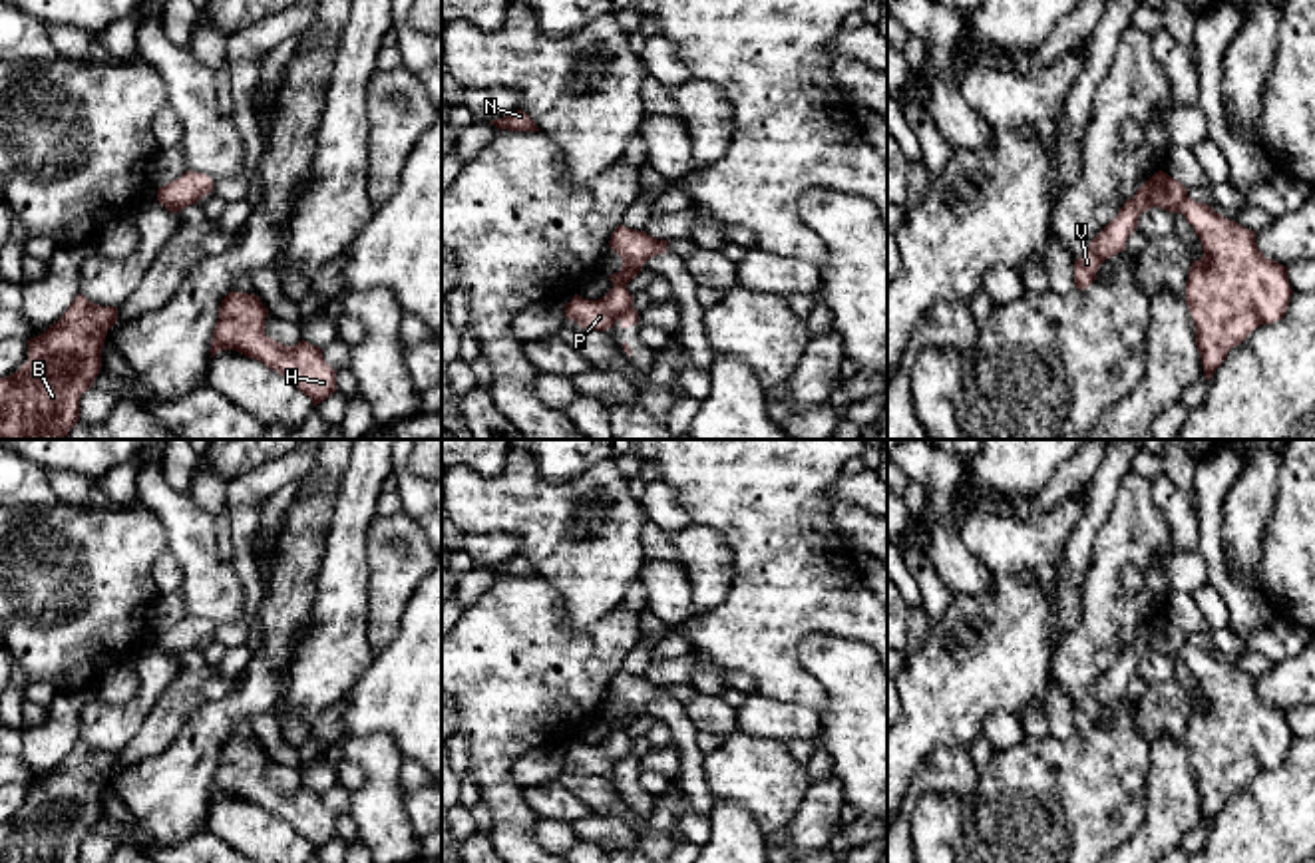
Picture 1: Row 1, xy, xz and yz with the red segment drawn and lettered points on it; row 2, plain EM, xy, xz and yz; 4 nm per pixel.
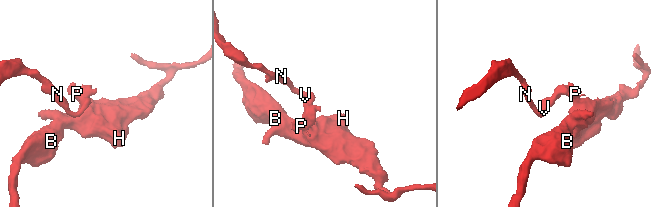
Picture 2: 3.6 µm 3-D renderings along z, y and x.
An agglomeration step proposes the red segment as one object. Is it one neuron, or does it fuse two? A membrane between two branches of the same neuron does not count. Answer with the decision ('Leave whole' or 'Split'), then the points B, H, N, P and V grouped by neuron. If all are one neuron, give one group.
Split. Groups: B H P / N V

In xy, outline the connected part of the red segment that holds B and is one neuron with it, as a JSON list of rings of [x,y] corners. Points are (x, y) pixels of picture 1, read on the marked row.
[[[78,294],[64,316],[44,334],[30,338],[28,362],[0,378],[0,439],[64,439],[80,422],[80,398],[101,368],[107,330],[117,322],[117,306],[99,306]]]

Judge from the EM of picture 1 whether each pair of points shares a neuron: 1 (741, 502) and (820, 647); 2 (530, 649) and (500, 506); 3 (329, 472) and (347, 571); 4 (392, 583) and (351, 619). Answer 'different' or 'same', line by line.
1: different
2: different
3: different
4: different

